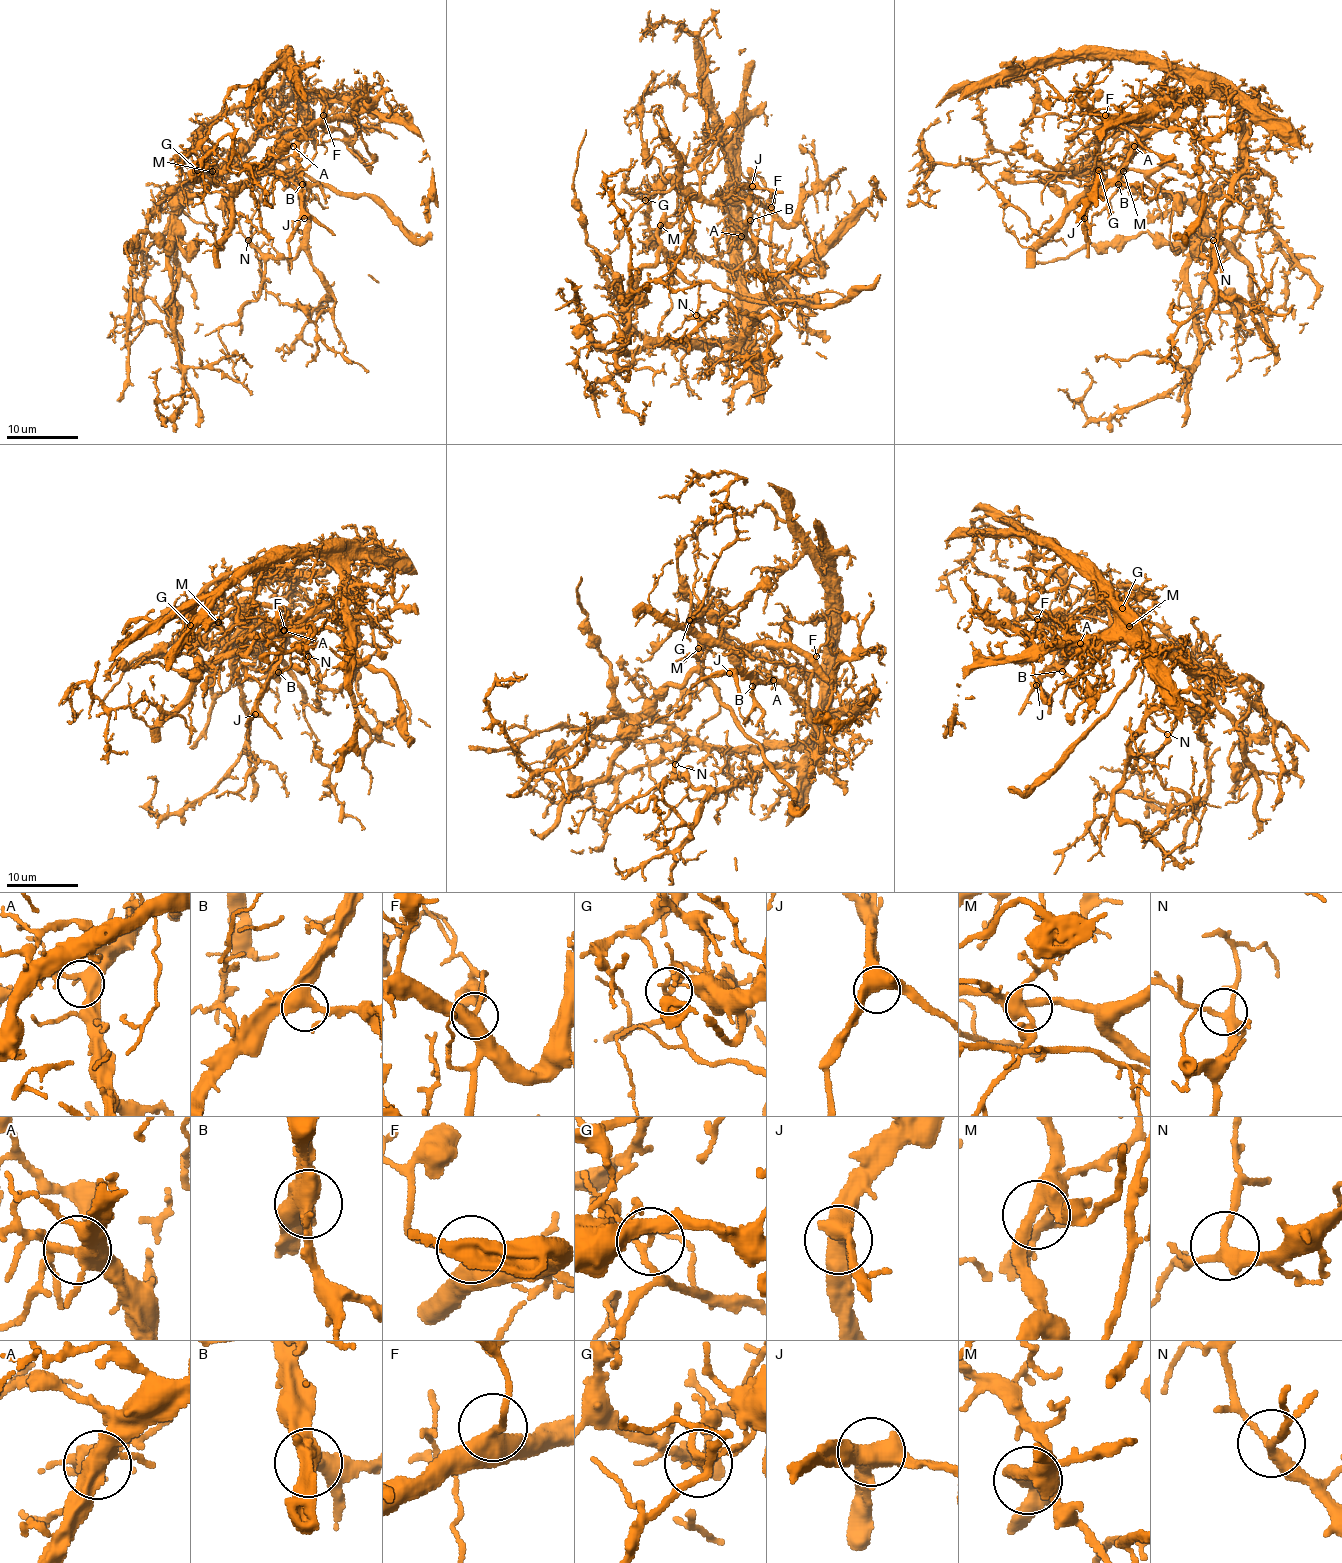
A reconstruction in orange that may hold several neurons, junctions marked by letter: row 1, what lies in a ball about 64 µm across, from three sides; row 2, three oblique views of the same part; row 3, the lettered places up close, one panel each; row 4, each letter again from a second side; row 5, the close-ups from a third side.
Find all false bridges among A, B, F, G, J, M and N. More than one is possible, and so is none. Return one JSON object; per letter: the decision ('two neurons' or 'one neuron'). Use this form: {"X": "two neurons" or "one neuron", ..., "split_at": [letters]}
{"A": "one neuron", "B": "one neuron", "F": "one neuron", "G": "two neurons", "J": "one neuron", "M": "one neuron", "N": "one neuron", "split_at": ["G"]}

